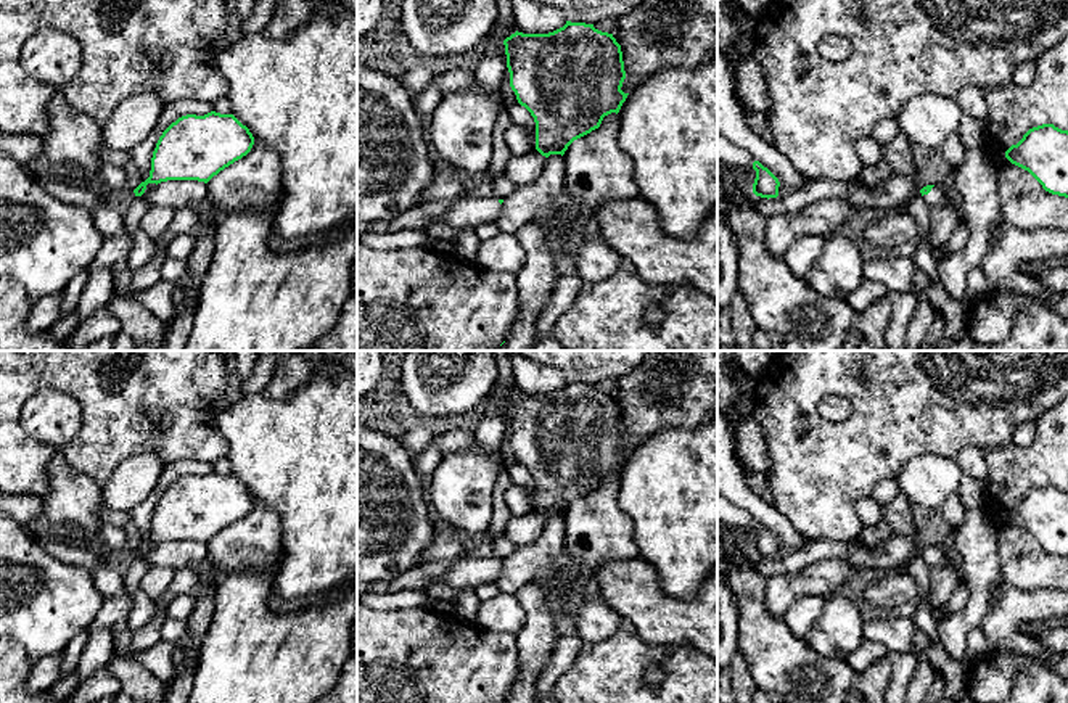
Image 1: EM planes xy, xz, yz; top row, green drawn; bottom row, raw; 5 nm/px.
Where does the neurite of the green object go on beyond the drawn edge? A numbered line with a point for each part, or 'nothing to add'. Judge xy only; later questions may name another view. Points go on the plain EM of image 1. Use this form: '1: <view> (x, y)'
nothing to add

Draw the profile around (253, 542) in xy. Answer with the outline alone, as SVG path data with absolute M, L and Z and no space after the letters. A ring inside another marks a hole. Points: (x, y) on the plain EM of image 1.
M254 499L251 512L207 542L207 565L219 578L236 571L267 573L278 565L281 521Z

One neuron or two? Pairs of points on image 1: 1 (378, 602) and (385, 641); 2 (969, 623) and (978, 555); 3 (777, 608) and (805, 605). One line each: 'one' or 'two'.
1: two
2: one
3: two

